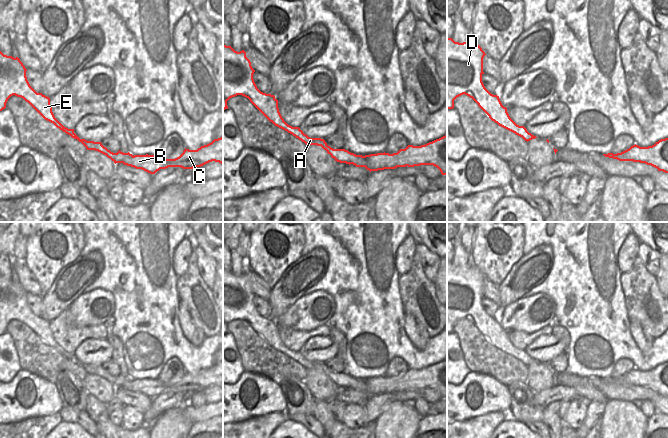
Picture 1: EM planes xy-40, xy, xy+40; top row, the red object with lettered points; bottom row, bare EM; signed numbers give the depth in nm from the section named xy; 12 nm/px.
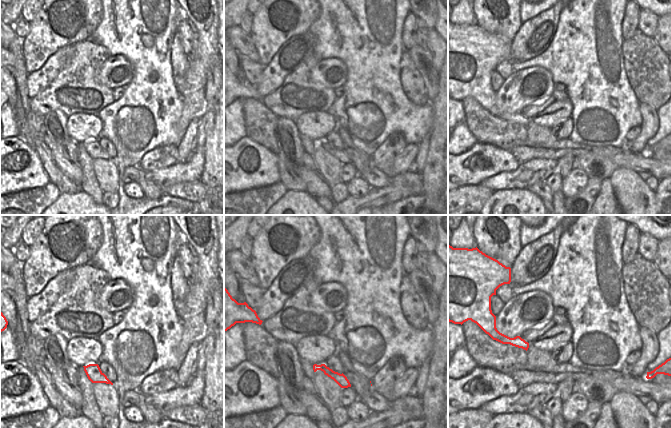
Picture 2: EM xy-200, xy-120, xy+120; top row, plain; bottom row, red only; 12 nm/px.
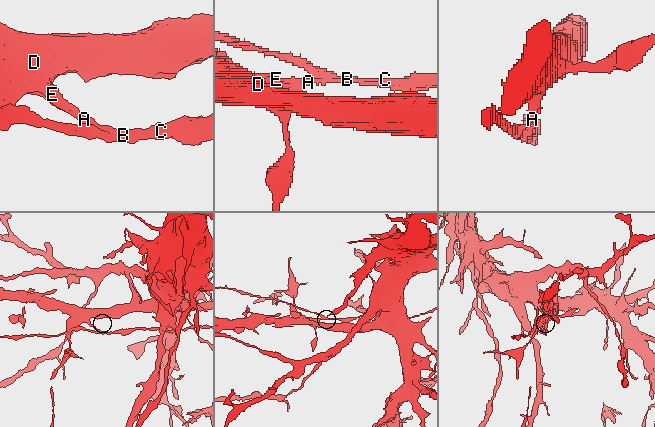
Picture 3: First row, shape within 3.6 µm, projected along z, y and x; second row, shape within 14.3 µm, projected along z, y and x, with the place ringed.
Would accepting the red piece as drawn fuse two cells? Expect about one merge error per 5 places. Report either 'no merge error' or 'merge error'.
merge error

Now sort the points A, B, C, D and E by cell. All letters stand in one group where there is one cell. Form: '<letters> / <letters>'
A D E / B C

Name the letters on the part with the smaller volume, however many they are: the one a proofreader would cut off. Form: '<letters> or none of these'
B, C

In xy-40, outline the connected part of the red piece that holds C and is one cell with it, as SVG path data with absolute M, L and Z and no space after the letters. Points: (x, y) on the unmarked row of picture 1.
M223 361L214 363L211 367L201 370L197 374L185 372L183 377L175 383L162 383L158 378L134 379L129 381L123 388L155 398L160 393L168 391L193 393L212 385L223 389Z

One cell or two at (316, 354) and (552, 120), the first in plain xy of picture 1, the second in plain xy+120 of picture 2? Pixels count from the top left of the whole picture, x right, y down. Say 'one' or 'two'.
one

